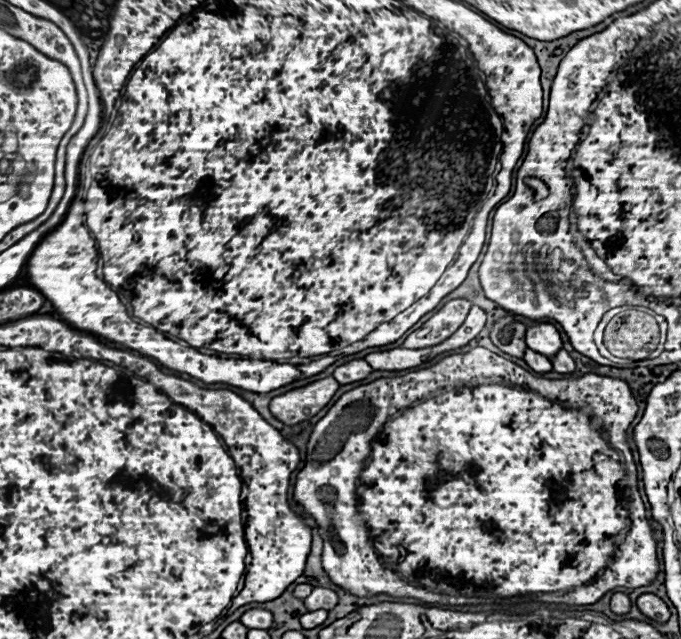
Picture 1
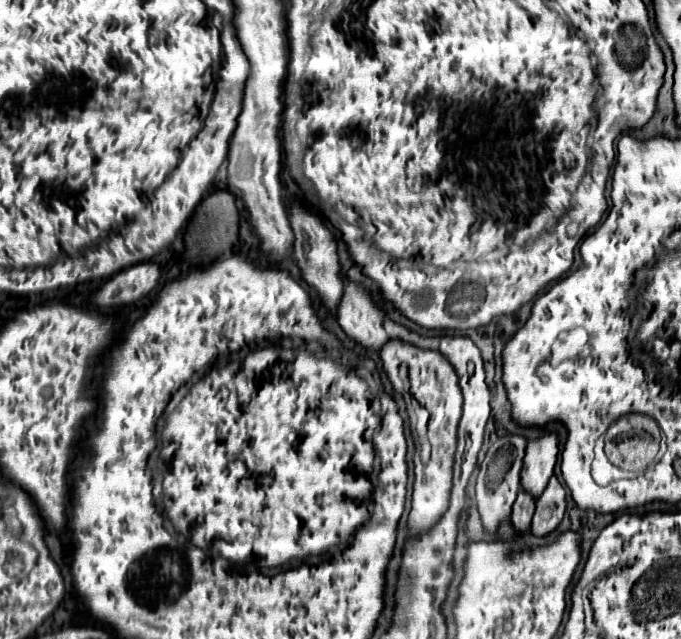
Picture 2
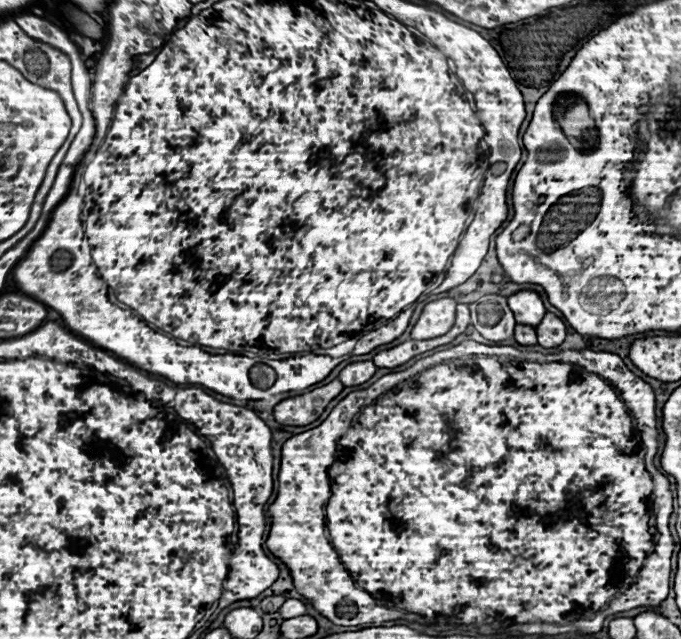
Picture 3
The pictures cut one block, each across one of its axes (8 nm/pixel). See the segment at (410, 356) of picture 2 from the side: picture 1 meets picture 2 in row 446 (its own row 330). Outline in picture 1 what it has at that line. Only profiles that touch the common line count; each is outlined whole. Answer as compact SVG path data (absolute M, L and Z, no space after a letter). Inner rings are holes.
M456 298L456 300L450 300L446 302L426 324L424 328L428 328L430 332L420 338L420 340L412 340L412 334L404 340L404 346L406 348L424 348L424 346L436 346L440 344L442 340L446 340L448 336L452 336L460 326L462 322L466 320L468 312L470 312L470 302L464 300L464 298Z

